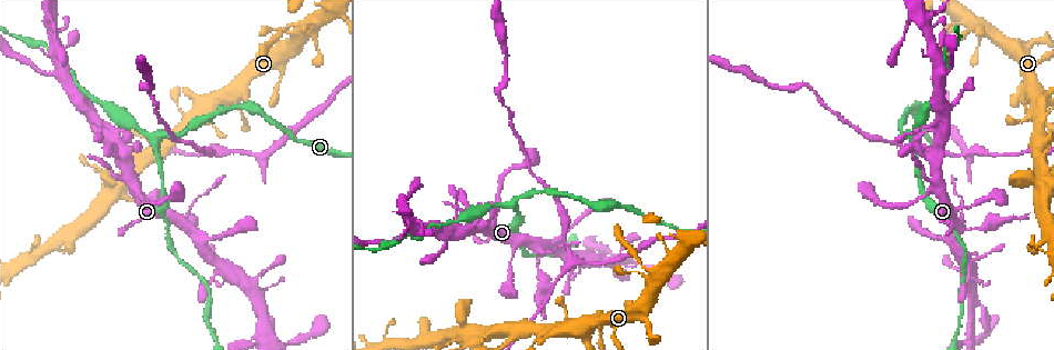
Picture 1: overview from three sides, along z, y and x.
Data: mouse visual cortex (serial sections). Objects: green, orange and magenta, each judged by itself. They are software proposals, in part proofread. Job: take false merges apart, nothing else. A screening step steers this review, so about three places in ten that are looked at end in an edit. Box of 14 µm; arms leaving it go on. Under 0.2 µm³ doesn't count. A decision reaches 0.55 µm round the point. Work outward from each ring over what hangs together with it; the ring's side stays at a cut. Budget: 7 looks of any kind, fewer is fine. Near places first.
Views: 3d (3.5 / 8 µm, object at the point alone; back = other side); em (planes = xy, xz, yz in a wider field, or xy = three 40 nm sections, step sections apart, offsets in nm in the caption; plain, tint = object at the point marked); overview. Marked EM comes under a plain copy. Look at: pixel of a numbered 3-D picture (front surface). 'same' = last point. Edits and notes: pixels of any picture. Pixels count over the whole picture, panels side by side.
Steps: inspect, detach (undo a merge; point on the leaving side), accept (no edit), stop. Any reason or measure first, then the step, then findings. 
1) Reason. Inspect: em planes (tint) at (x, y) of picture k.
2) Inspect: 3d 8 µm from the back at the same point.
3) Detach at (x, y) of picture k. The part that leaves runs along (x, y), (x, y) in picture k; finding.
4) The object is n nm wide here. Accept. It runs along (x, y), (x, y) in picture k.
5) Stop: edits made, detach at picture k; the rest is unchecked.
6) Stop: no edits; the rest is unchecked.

Three arms meet. Inspect: 3d 3.5 µm at (490, 229) of picture 1.

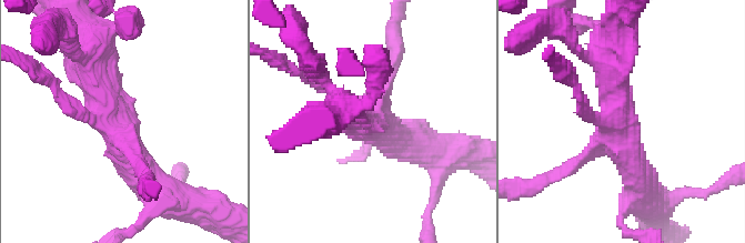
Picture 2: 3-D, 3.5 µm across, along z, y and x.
Now the EM. Inspect: em xy step 5 (tint) at (620, 139) of picture 2.

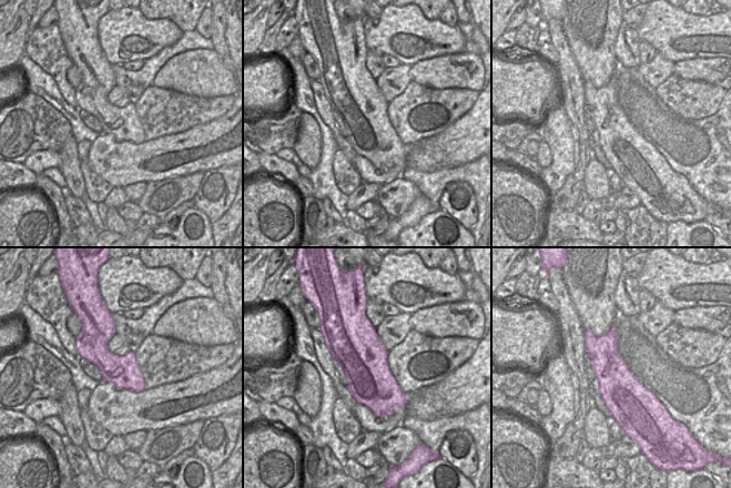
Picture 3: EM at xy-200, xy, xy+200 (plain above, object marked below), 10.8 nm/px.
Accept. It runs along (158, 196), (107, 119), (90, 74) in picture 2; all the same cell.

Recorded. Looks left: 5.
Branch point. Inspect: 3d 8 µm at (157, 136) of picture 1.

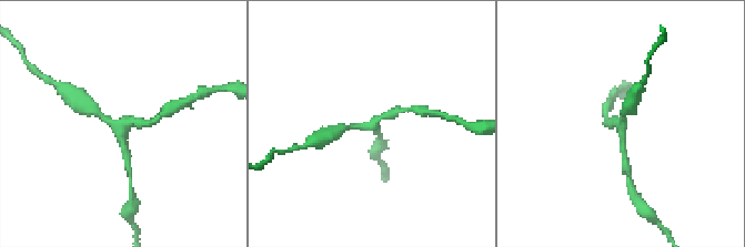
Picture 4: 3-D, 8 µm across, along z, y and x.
3 arms meet here; the arms are 150, 200, 250 nm wide. Inspect: em xy step 3 (tint) at (622, 125) of picture 4.

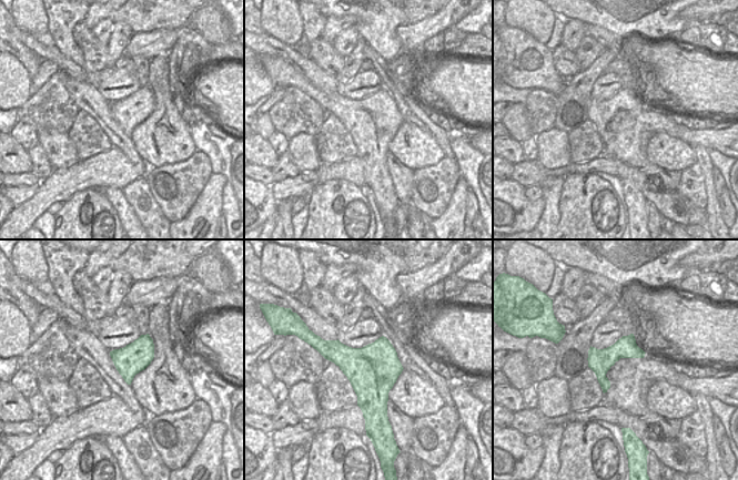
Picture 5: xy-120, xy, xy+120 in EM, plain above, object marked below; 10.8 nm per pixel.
Accept. It runs along (400, 110), (366, 126), (343, 127) in picture 4; continuous, no second cell.

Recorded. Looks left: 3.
Abrupt turn. Inspect: 3d 3.5 µm at (266, 335) of picture 1.

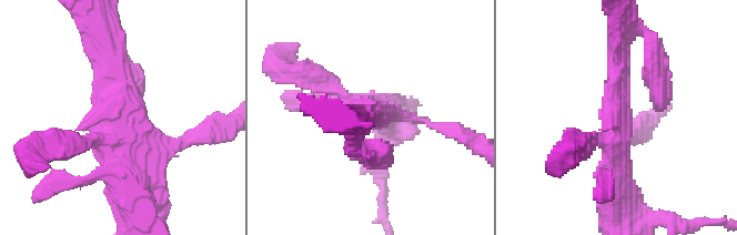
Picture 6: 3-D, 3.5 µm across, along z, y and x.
Now the EM. Inspect: em planes (tint) at (618, 124) of picture 6.

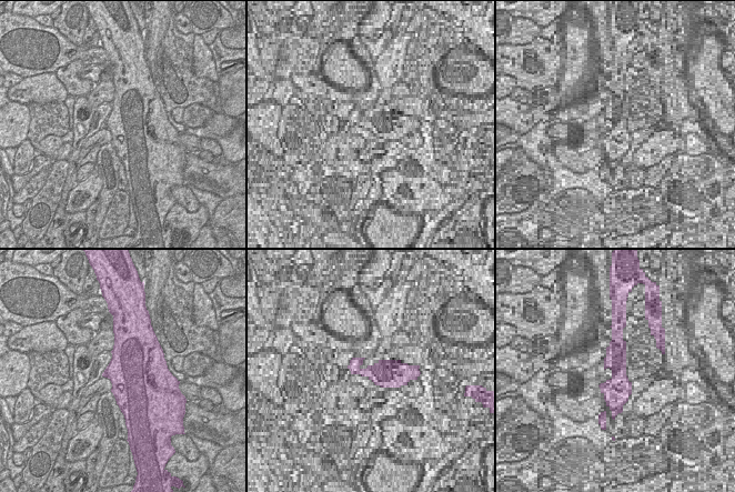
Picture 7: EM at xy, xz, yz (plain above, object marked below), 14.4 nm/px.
The object is 850 nm wide here. Accept. It runs along (107, 48), (120, 122), (147, 150), (184, 140) in picture 6; continuous, no second cell.

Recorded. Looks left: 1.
Stop: no edits; the rest is unchecked.

